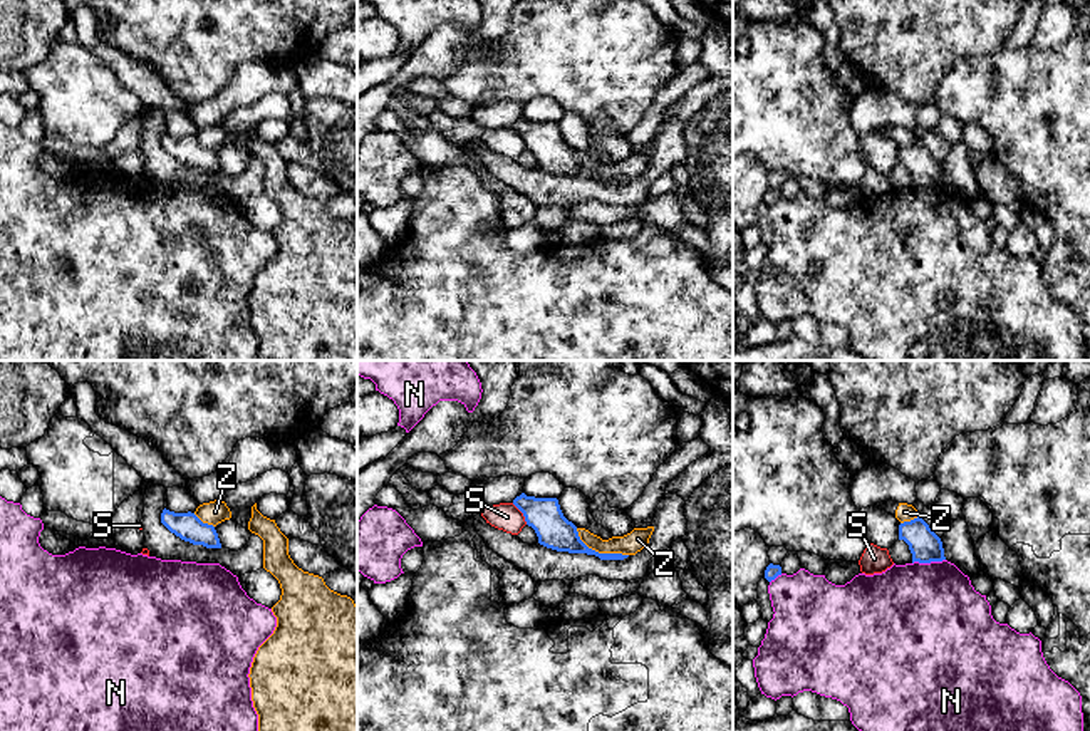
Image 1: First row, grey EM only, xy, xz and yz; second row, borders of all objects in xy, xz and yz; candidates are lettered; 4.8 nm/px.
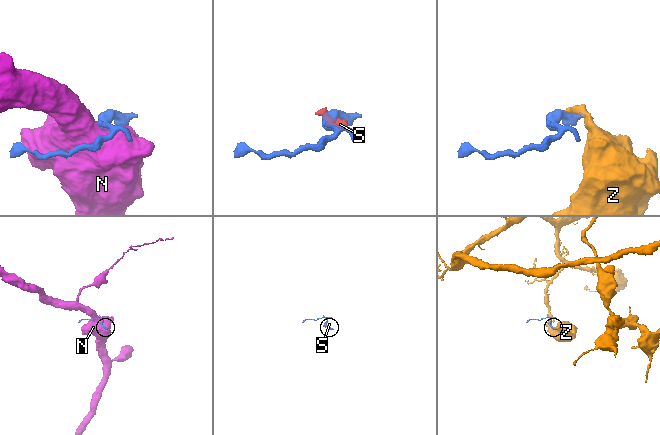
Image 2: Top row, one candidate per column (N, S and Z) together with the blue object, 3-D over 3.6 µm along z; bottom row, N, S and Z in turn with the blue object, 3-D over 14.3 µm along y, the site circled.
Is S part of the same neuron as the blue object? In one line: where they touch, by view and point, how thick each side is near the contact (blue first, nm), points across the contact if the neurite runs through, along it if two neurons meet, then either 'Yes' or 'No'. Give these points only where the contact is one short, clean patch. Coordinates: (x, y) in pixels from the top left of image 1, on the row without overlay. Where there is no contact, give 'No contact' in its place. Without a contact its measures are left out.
Touches blue at xz (522, 136). Thickness 170 nm (blue) against 140 nm. Boundary: xz (512, 128), (527, 148). No

